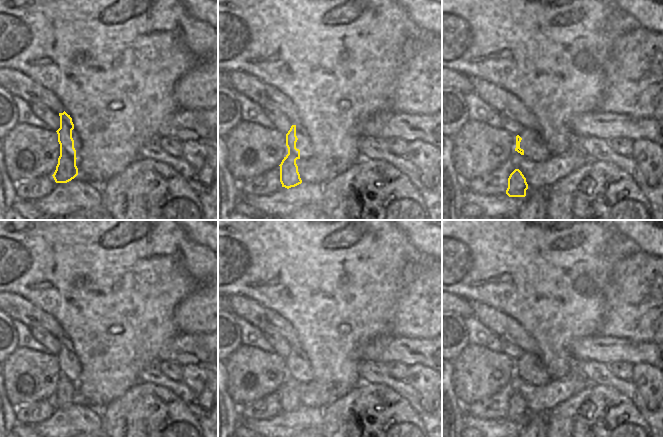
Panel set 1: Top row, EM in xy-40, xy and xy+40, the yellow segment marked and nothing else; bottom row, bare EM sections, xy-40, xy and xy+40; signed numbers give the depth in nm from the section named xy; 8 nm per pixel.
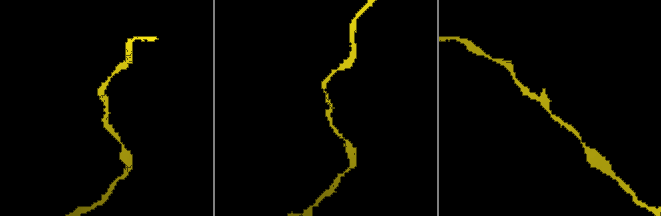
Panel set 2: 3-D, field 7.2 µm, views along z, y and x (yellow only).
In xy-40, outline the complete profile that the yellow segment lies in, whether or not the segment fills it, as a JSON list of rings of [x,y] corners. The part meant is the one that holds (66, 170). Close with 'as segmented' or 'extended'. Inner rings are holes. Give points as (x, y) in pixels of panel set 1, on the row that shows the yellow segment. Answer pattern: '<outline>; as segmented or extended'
[[[65,111],[59,113],[60,128],[56,131],[60,144],[60,156],[56,170],[52,175],[56,183],[67,183],[78,175],[76,166],[76,150],[72,138],[74,124],[72,118]]]; as segmented

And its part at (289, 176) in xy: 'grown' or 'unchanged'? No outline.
unchanged

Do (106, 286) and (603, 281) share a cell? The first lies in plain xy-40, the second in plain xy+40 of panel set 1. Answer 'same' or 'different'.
different

